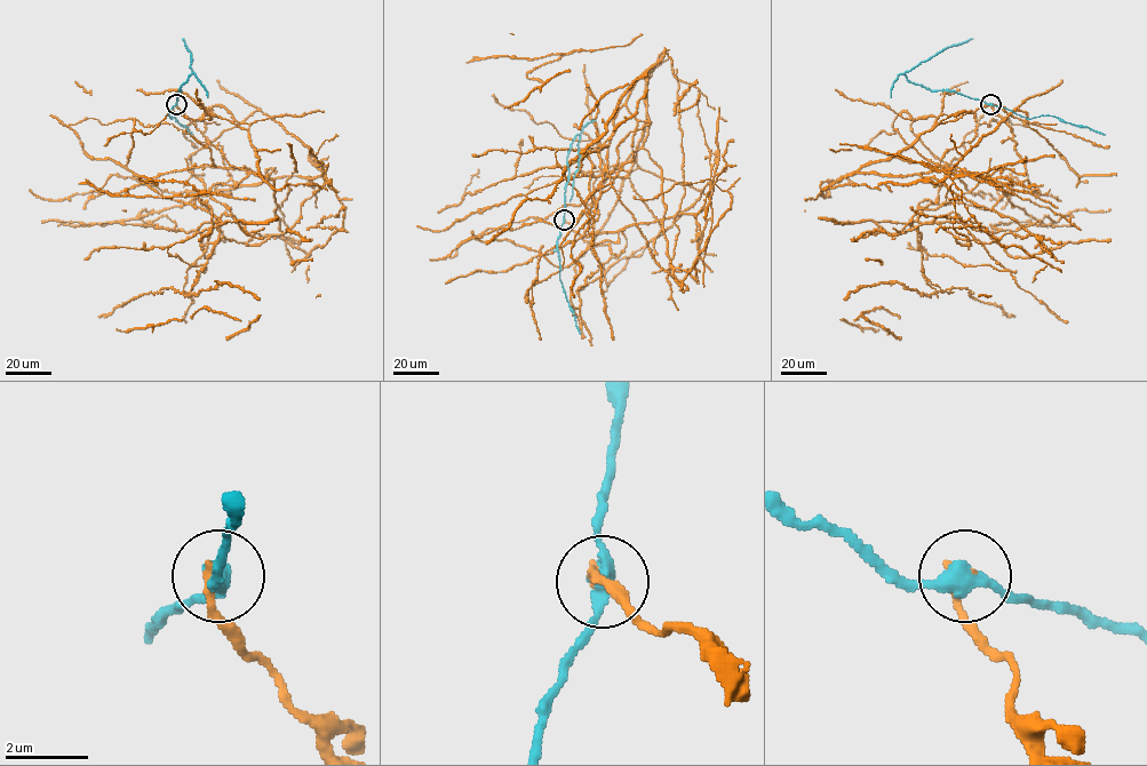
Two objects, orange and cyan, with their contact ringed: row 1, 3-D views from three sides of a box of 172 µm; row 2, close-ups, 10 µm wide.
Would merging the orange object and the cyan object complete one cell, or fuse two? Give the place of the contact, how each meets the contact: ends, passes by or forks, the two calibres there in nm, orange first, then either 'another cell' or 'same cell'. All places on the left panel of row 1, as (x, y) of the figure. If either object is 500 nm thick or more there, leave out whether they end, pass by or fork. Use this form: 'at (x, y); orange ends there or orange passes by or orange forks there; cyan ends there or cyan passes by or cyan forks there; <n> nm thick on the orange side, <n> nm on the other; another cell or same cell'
at (176, 104); orange ends there; cyan passes by; 300 nm thick on the orange side, 360 nm on the other; another cell

